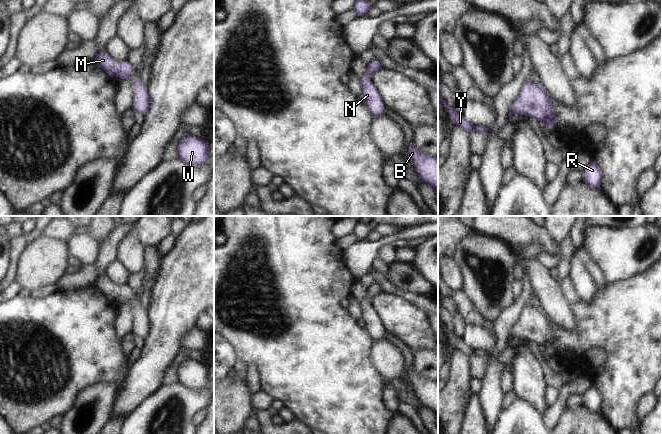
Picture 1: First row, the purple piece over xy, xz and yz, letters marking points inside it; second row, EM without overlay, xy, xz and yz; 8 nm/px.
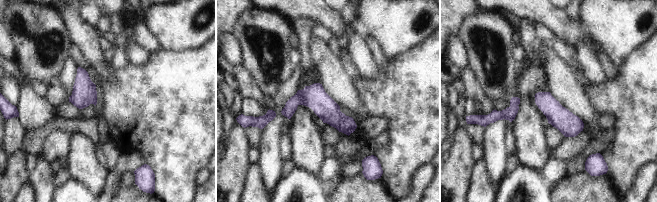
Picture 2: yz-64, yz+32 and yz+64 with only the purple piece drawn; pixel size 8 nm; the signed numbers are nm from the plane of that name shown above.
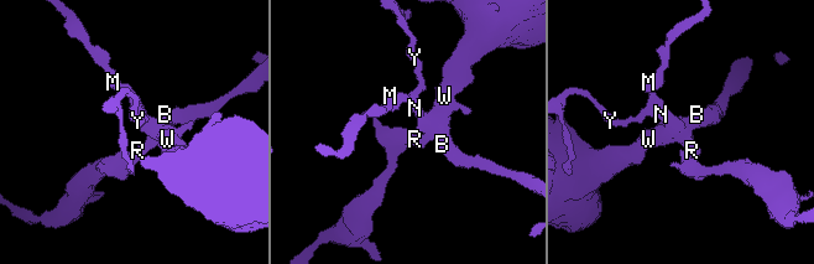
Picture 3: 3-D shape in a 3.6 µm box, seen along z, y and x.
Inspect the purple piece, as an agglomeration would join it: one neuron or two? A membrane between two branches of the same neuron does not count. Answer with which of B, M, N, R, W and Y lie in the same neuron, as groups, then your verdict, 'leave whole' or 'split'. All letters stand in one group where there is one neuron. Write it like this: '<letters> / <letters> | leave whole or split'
B M N R W Y | leave whole

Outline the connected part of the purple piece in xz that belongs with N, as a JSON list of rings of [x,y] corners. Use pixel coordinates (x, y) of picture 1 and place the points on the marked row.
[[[374,58],[371,62],[367,63],[366,73],[359,78],[361,85],[361,98],[365,101],[366,106],[373,117],[380,116],[384,113],[382,99],[370,80],[371,74],[380,68],[380,62]]]

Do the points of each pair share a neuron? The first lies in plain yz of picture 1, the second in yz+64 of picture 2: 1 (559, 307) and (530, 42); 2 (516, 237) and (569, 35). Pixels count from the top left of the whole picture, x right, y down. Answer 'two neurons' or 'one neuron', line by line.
1: two neurons
2: one neuron

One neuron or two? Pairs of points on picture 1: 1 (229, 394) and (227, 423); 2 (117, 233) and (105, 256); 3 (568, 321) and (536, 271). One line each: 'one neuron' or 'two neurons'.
1: one neuron
2: one neuron
3: one neuron

